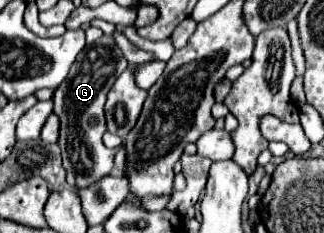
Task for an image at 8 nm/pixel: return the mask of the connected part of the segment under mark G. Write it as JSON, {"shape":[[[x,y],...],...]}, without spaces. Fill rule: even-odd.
{"shape":[[[97,18],[93,19],[90,24],[109,35],[103,35],[95,45],[85,47],[83,53],[79,53],[69,75],[55,89],[55,95],[53,95],[53,113],[61,121],[59,147],[63,153],[63,167],[75,175],[77,187],[87,187],[87,185],[95,183],[99,177],[111,173],[111,169],[113,169],[113,159],[120,148],[109,149],[101,141],[101,137],[105,133],[103,105],[105,105],[105,97],[107,97],[111,85],[119,77],[119,73],[123,73],[129,65],[125,61],[121,49],[115,45],[113,37],[111,37],[116,26]],[[71,113],[77,115],[79,127],[71,127]]]}

